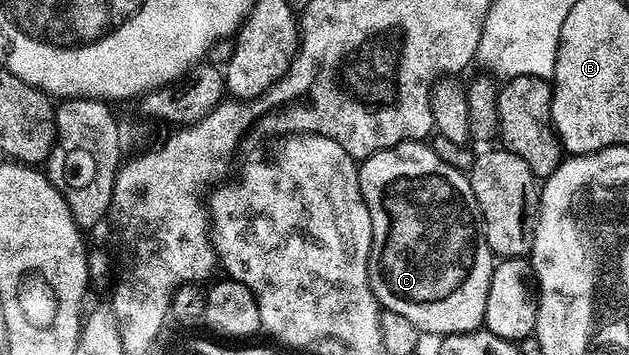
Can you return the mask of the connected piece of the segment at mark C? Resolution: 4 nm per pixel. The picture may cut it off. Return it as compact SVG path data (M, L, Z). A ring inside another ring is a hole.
M400 141L394 147L378 151L374 155L363 158L358 165L360 171L360 190L362 199L370 211L370 227L372 228L372 250L368 260L370 287L376 296L381 310L397 312L405 319L410 319L420 332L436 332L441 335L450 333L472 333L481 328L486 311L486 295L490 295L490 279L494 268L494 255L482 235L478 235L480 224L480 208L476 205L474 191L468 182L467 172L450 167L450 163L442 163L438 155L434 155L431 144L424 141Z

